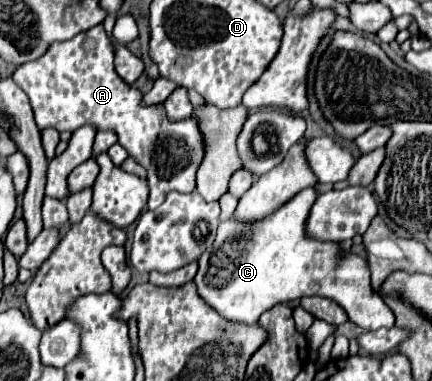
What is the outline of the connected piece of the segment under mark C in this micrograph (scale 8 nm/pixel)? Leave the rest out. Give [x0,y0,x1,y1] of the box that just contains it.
[194,187,394,331]

